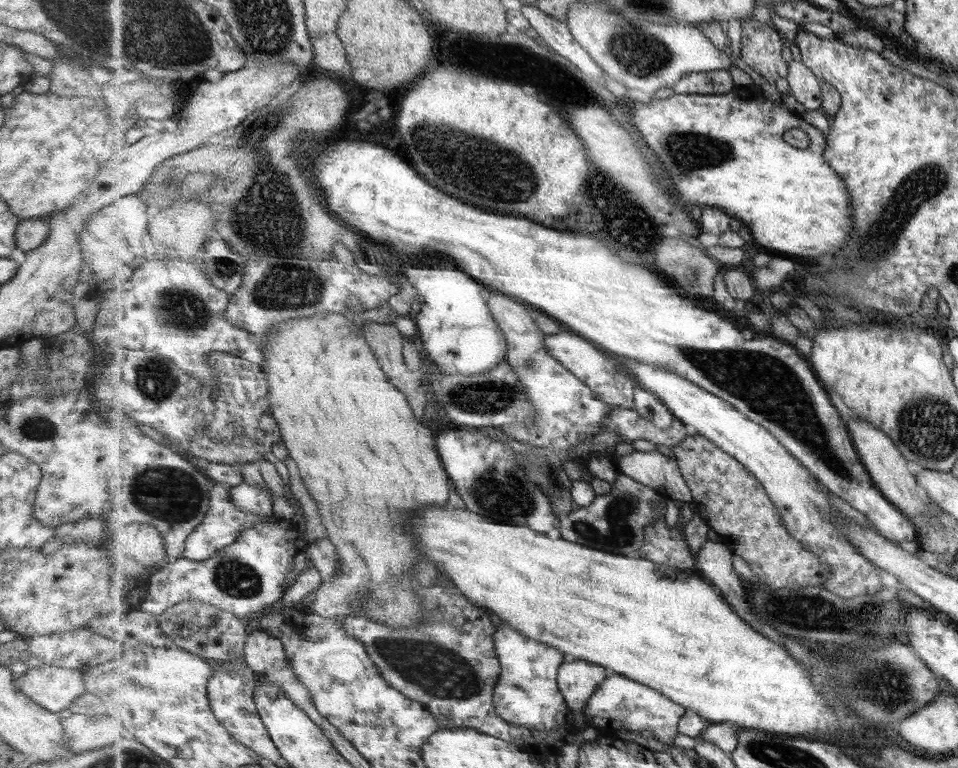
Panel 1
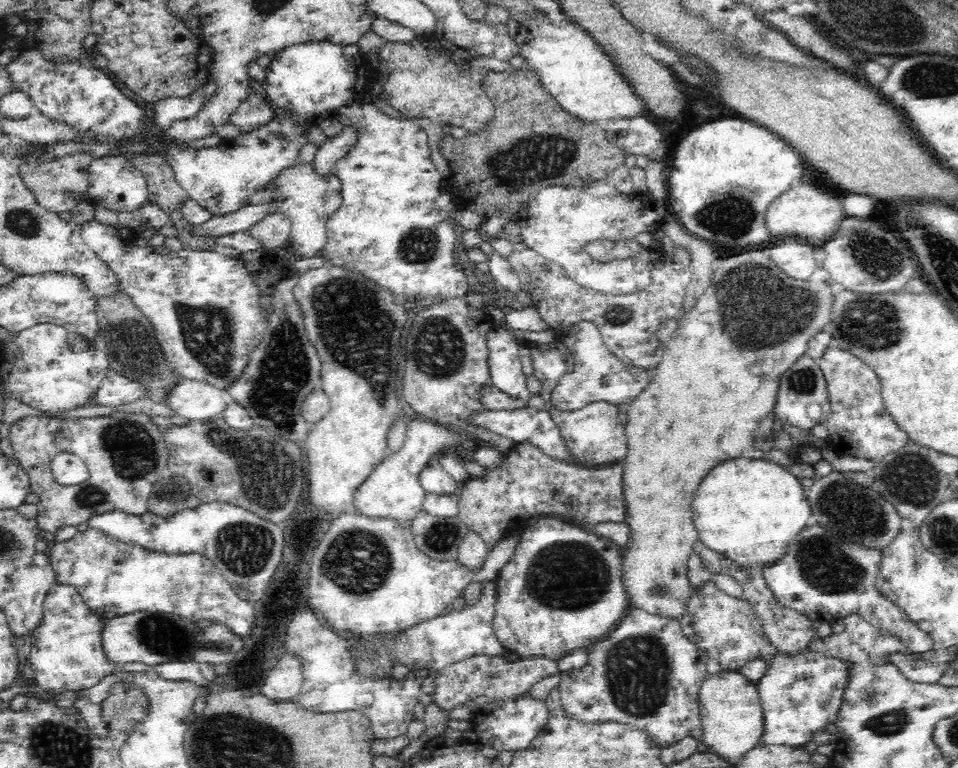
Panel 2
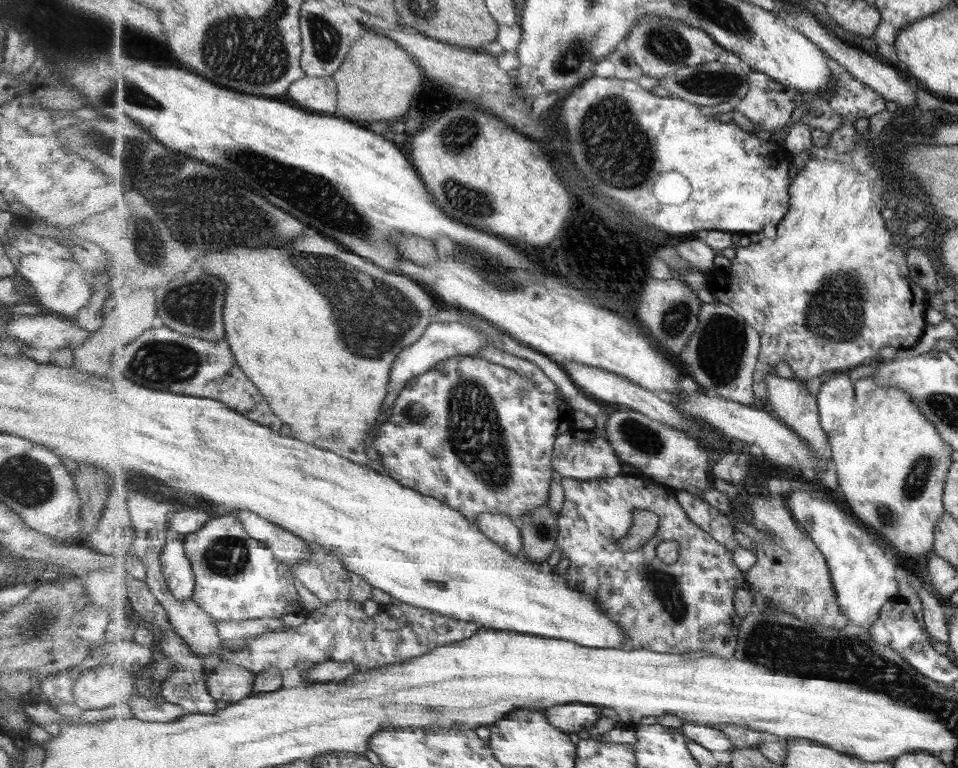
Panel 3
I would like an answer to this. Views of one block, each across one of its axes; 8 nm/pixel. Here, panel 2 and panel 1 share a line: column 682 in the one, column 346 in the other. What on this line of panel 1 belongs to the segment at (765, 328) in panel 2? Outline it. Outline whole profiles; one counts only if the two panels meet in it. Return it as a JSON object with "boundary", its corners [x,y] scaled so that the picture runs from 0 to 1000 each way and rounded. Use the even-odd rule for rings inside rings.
{"boundary":[[[351,406],[333,408],[320,414],[304,415],[299,421],[293,421],[291,427],[278,435],[279,451],[276,451],[278,470],[275,471],[273,480],[278,484],[279,495],[282,496],[283,536],[291,551],[294,563],[294,577],[302,587],[302,594],[307,600],[313,613],[313,622],[316,625],[323,643],[331,654],[335,678],[341,690],[341,699],[350,708],[351,717],[355,727],[355,741],[348,755],[337,757],[330,771],[327,783],[326,797],[341,805],[361,803],[364,801],[383,801],[391,810],[403,813],[412,818],[432,816],[445,806],[445,792],[441,788],[441,776],[436,776],[436,766],[442,764],[432,753],[432,737],[443,729],[443,724],[437,721],[437,714],[433,714],[435,706],[431,706],[427,698],[423,698],[423,685],[427,664],[444,661],[449,659],[467,659],[469,656],[469,630],[468,615],[465,615],[465,605],[458,591],[454,563],[439,551],[437,543],[429,533],[428,523],[424,518],[424,512],[419,510],[412,500],[407,496],[407,491],[400,482],[399,474],[395,470],[395,464],[390,454],[383,448],[379,438],[377,424],[371,424],[366,413]]]}

